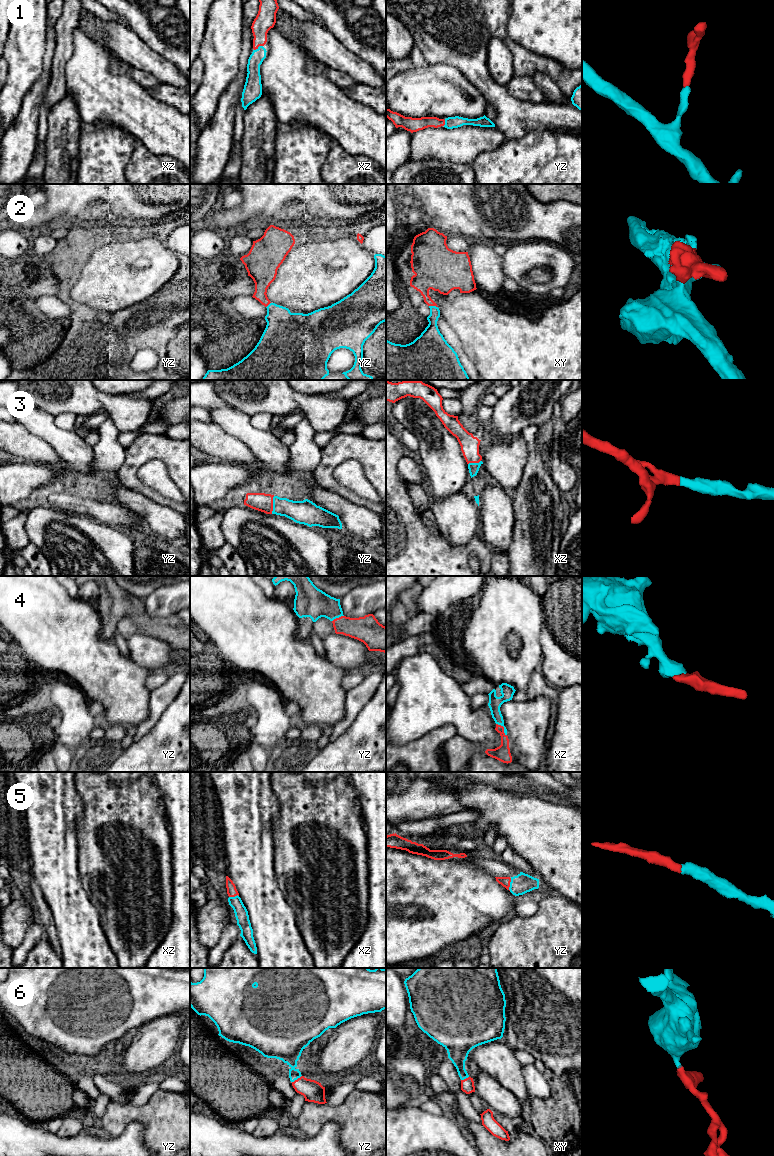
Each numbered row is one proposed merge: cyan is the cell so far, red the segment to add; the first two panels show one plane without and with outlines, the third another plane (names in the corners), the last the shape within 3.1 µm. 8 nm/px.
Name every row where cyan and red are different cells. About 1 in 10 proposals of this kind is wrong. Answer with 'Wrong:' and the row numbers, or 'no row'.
Wrong: no row

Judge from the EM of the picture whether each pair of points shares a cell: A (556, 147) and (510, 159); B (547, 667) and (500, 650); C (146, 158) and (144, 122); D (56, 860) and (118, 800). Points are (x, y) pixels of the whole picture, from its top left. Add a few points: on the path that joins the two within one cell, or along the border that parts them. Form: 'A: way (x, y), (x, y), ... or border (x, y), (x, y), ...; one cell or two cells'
A: way (545, 149), (534, 159), (521, 159); one cell
B: border (540, 641), (541, 664), (538, 668); two cells
C: border (138, 139), (151, 152); two cells
D: border (82, 816), (78, 823), (78, 863); two cells

